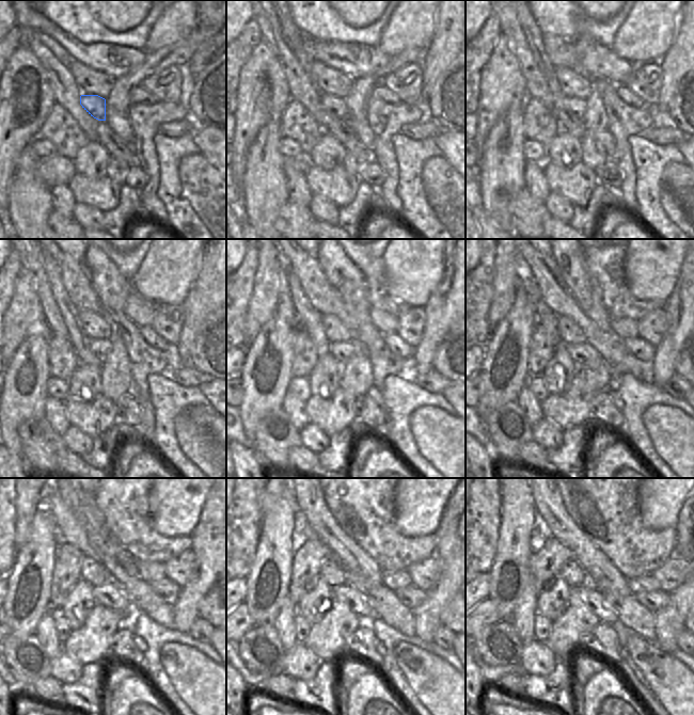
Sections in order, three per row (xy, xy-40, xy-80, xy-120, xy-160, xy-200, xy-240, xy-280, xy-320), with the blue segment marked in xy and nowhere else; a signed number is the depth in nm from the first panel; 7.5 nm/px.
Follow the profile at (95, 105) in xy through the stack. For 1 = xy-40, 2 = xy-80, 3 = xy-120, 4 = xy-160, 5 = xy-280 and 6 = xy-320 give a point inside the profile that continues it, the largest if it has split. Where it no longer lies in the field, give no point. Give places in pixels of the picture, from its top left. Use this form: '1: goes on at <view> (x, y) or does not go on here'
1: goes on at xy-40 (336, 106)
2: goes on at xy-80 (578, 107)
3: goes on at xy-120 (101, 347)
4: goes on at xy-160 (341, 351)
5: goes on at xy-280 (345, 593)
6: goes on at xy-320 (593, 599)

